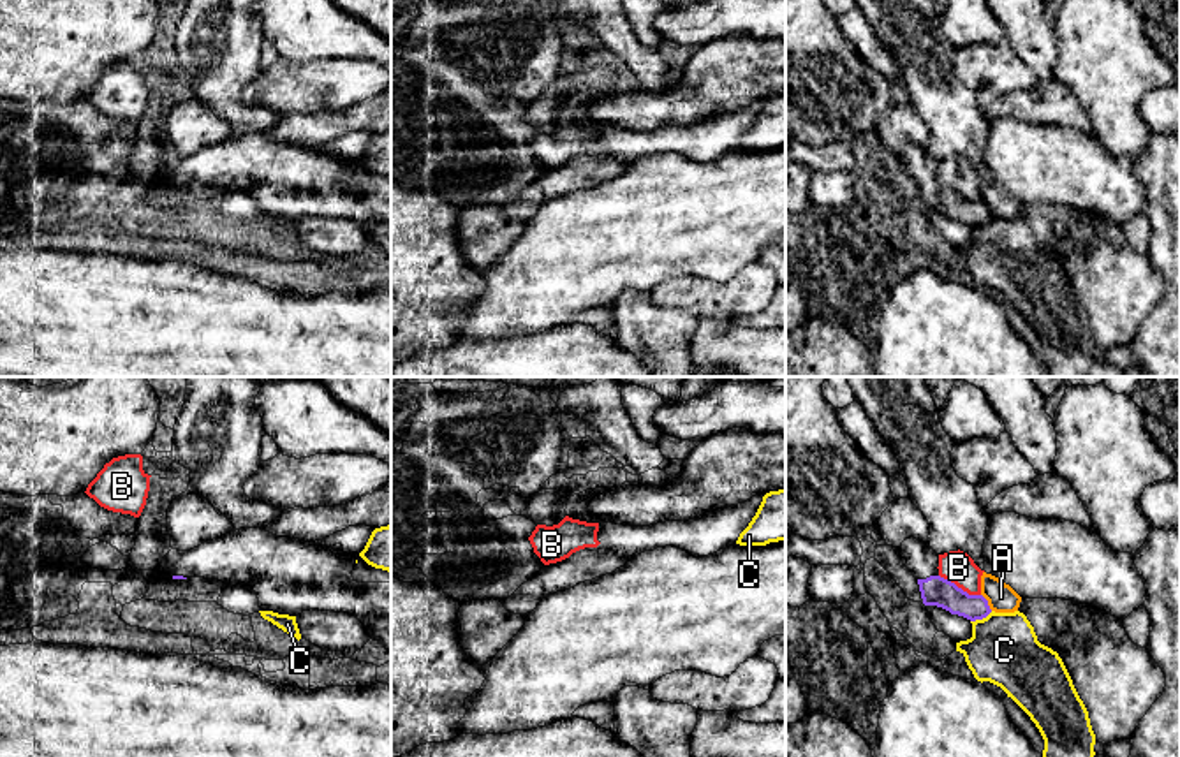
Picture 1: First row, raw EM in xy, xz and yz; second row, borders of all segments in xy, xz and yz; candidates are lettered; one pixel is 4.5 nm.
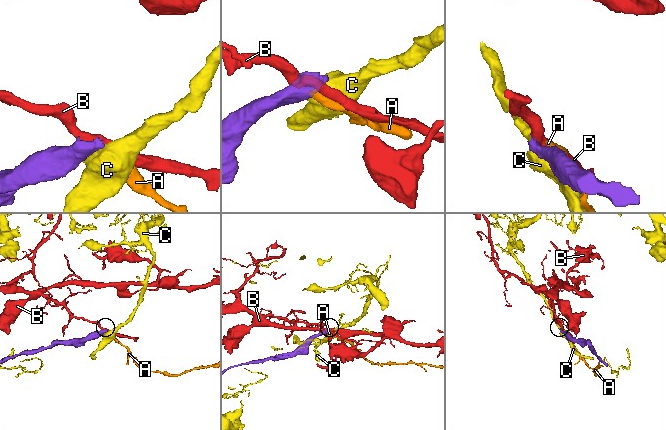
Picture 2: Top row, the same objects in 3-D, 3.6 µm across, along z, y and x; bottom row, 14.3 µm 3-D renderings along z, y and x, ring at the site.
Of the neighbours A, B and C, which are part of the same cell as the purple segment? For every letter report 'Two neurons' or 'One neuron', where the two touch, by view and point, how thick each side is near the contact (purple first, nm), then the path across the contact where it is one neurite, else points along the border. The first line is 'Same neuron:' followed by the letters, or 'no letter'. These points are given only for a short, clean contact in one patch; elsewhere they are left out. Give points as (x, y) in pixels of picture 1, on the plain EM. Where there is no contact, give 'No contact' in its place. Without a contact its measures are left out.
Same neuron: no letter
A: Two neurons. Touches purple at yz (987, 208). Thickness 140 nm (purple) against 130 nm. Boundary: yz (981, 199), (992, 215)
B: Two neurons. Touches purple at yz (960, 194). Thickness 140 nm (purple) against 150 nm. Boundary: yz (939, 180), (969, 199), (980, 201)
C: Two neurons. Touches purple at yz (981, 224). Thickness 140 nm (purple) against 320 nm

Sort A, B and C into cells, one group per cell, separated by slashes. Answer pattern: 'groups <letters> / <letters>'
groups A / B / C

